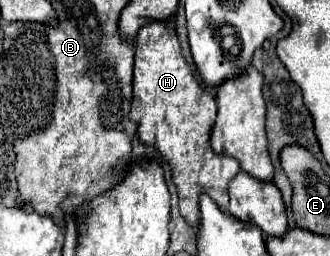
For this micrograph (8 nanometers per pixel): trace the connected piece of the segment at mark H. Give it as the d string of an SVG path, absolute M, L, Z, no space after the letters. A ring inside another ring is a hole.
M150 23L138 31L134 49L134 97L130 119L138 125L140 141L154 147L170 165L172 181L178 189L180 215L188 225L198 227L198 199L202 193L210 195L210 199L228 213L228 183L238 175L240 165L232 157L216 155L210 149L216 101L184 61L176 33L172 33L166 23Z

